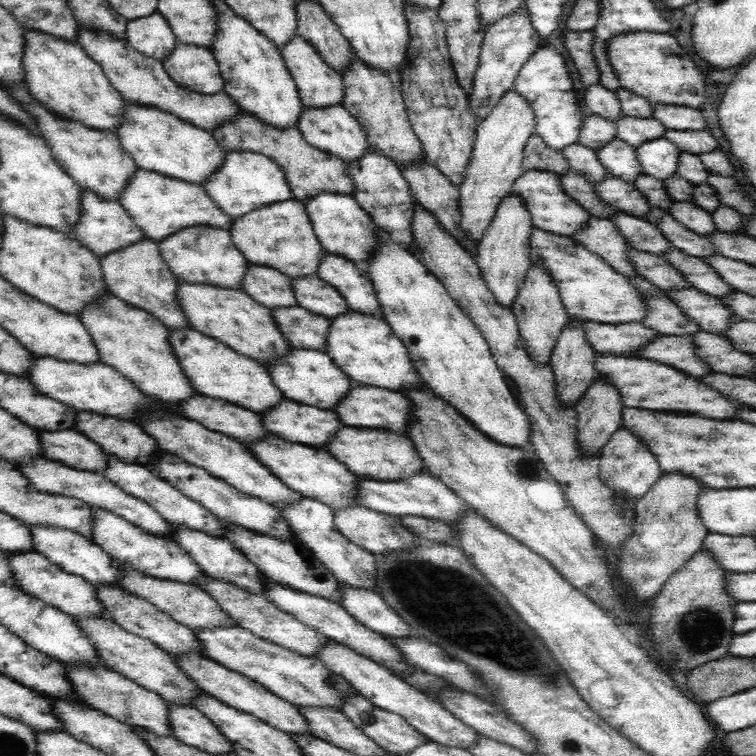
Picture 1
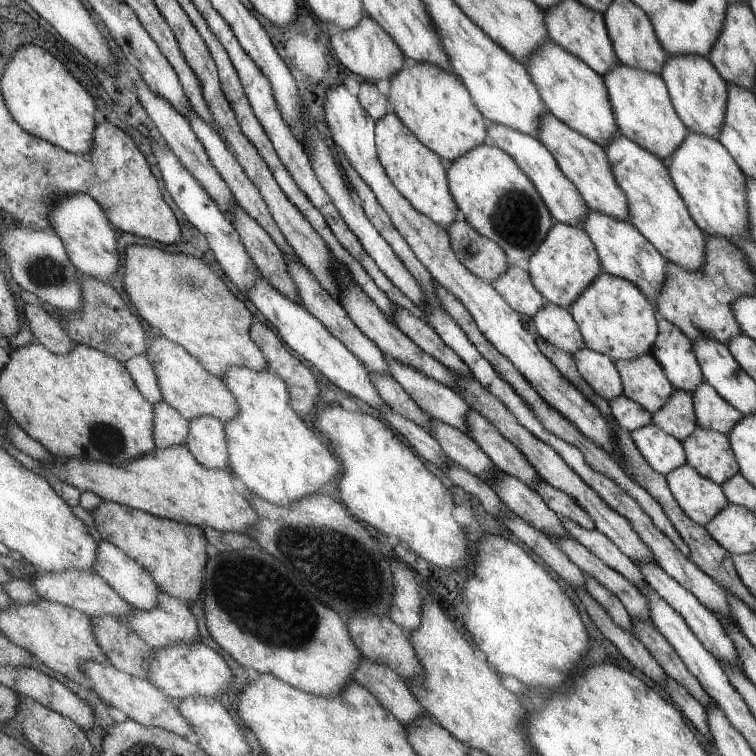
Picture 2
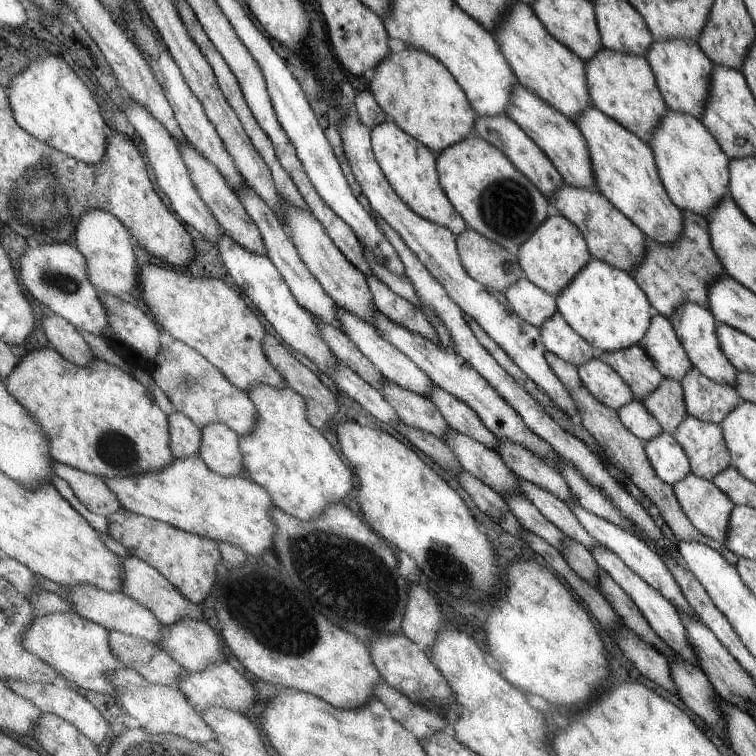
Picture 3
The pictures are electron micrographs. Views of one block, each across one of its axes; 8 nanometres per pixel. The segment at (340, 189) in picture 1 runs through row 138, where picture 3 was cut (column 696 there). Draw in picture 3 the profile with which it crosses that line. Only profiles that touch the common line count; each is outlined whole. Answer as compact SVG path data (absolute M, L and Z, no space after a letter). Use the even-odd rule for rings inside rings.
M686 211L683 214L684 230L681 238L674 245L660 245L659 242L647 239L647 254L632 271L646 291L654 313L669 319L685 303L694 303L709 310L709 287L717 277L727 274L723 262L713 249L707 219Z

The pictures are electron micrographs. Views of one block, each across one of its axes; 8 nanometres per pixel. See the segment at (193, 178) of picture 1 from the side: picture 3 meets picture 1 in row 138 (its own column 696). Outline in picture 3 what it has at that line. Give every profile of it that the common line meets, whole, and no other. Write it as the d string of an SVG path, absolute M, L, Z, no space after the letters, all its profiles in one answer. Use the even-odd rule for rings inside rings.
M668 108L648 144L654 150L667 193L681 211L706 217L730 194L731 159L700 119Z

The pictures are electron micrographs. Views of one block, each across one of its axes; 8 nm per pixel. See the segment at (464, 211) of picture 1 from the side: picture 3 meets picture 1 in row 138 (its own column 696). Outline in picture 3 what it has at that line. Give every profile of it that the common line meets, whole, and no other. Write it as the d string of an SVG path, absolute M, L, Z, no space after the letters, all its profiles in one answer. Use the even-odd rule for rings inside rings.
M692 472L688 473L684 479L674 483L673 489L684 514L690 519L693 526L701 534L705 534L708 538L725 546L731 512L736 505L735 501L724 491L721 491L715 483L708 479L700 478L699 475L695 475Z

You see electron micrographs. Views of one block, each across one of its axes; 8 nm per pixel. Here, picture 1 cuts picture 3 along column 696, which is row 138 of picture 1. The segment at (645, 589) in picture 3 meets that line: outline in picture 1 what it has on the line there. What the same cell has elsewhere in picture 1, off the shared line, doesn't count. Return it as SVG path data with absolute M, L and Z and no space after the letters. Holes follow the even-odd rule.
M666 137L654 138L634 147L634 156L638 157L638 168L642 169L642 174L661 181L676 175L680 152Z

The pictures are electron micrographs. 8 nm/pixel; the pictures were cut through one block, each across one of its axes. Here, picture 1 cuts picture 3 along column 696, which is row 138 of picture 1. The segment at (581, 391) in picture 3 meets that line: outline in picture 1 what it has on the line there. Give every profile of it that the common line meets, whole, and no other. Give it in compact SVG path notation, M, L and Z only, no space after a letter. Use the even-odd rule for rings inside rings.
M536 132L528 138L528 142L524 146L522 169L550 171L557 175L565 174L571 170L562 151L550 148Z

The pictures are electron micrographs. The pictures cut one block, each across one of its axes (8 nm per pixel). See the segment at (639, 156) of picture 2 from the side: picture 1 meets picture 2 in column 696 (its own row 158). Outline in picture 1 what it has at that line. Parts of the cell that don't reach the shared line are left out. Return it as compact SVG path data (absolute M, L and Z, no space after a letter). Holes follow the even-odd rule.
M250 150L224 151L222 166L218 166L214 174L206 176L206 182L202 182L202 187L223 213L235 218L248 214L256 207L270 206L271 203L293 198L280 166L266 155Z

